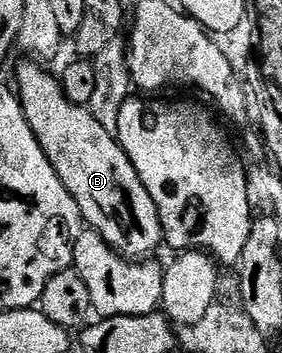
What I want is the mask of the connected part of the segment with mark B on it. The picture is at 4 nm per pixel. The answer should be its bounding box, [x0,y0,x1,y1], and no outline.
[16,61,164,260]

